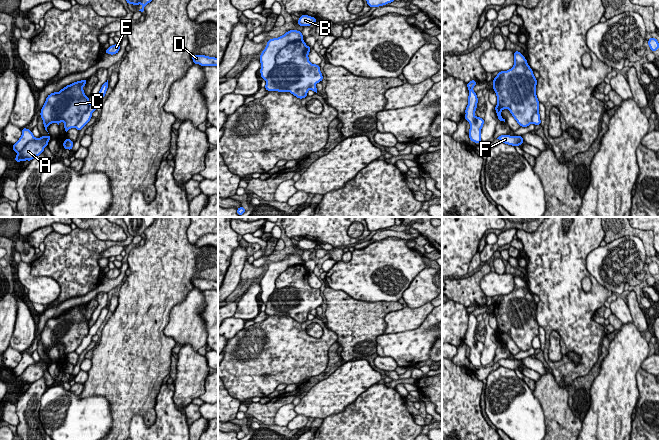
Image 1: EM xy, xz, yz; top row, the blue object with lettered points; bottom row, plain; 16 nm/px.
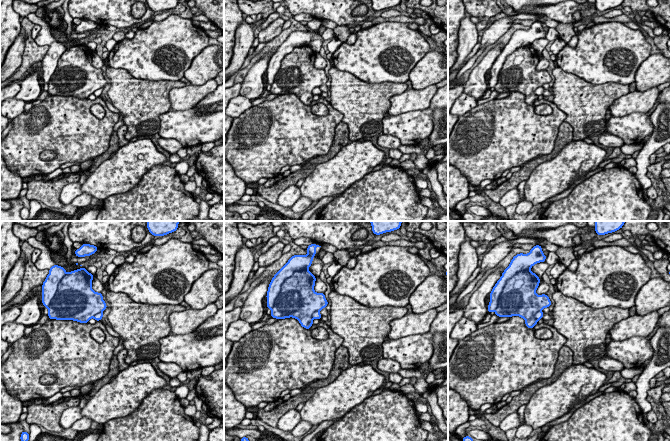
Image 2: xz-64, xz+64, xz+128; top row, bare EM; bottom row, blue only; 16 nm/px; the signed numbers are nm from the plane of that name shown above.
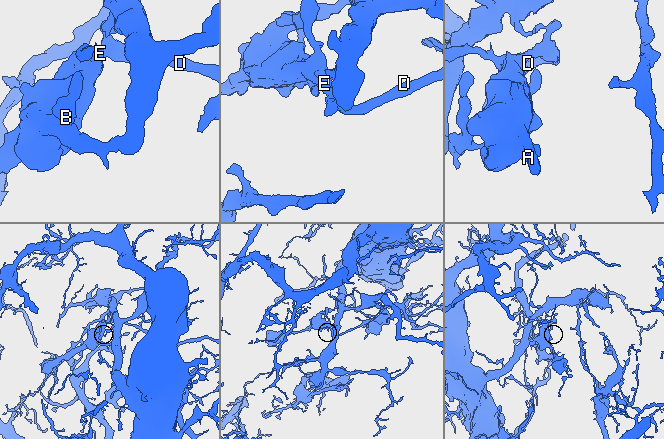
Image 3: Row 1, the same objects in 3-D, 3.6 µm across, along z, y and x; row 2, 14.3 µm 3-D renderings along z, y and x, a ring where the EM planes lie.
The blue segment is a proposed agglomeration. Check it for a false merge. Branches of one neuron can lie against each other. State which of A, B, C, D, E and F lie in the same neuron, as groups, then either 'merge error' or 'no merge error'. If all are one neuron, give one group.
A C D E / B F; merge error

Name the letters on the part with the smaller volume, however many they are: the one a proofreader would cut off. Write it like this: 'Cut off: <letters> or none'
Cut off: A, C, D, E

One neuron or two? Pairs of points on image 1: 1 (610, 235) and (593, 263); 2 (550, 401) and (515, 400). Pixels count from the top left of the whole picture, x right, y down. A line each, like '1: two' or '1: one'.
1: two
2: two

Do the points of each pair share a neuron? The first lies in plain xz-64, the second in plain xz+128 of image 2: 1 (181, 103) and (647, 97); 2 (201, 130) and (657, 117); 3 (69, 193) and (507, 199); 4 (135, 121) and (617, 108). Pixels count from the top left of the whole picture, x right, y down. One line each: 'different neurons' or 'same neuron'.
1: same neuron
2: different neurons
3: same neuron
4: different neurons

